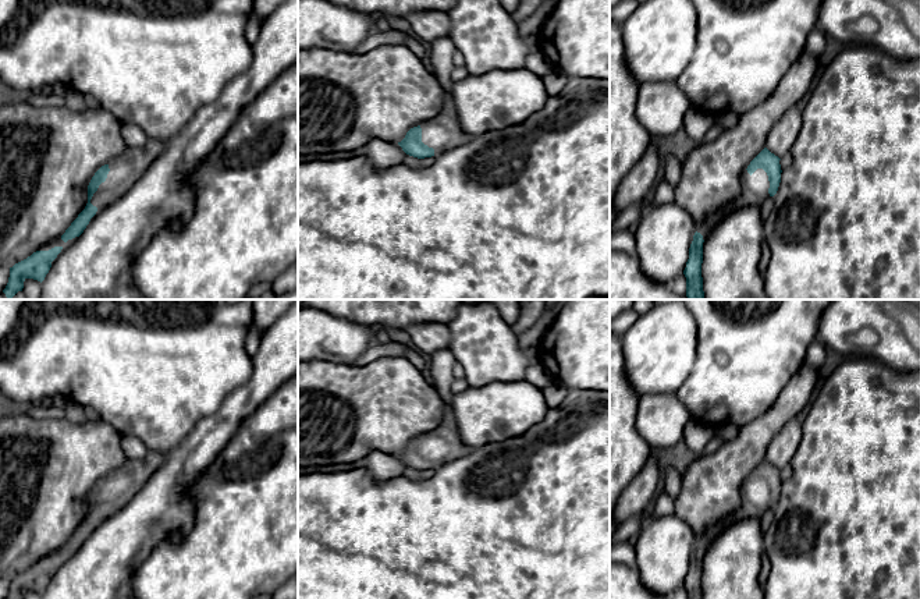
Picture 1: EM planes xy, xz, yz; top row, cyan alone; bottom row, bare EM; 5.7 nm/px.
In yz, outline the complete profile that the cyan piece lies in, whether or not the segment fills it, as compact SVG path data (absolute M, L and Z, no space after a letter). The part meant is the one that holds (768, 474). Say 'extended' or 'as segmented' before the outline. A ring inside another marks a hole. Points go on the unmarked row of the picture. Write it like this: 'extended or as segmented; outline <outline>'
extended; outline M764 460L747 478L742 488L740 506L733 513L738 520L761 520L768 508L774 508L781 495L779 469Z

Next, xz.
extended; outline M445 407L441 423L434 430L411 440L398 457L406 467L425 471L437 469L473 450L461 440L454 412Z

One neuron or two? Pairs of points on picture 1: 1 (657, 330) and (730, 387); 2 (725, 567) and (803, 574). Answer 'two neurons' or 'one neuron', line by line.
1: two neurons
2: two neurons

